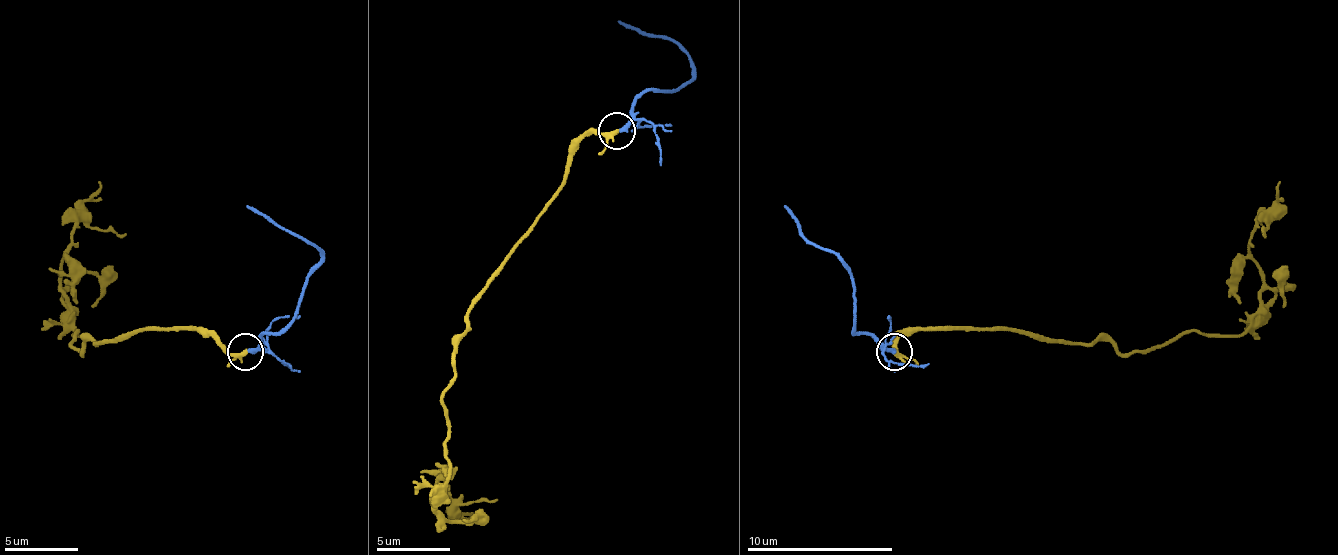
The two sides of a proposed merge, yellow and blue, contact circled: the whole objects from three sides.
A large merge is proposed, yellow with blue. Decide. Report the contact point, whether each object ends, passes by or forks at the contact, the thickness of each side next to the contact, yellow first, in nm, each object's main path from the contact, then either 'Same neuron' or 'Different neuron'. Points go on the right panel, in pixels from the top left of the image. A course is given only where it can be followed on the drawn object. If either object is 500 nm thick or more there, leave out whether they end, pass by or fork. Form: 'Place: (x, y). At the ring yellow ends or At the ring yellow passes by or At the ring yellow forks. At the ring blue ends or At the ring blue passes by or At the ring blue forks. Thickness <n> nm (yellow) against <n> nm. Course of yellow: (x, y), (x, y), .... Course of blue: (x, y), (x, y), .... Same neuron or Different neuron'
Place: (894, 352). At the ring yellow passes by. At the ring blue ends. Thickness 280 nm (yellow) against 280 nm. Course of yellow: (893, 351), (908, 332), (959, 329), (1106, 340), (1121, 354), (1238, 336), (1260, 303), (1249, 233), (1279, 182). Course of blue: (893, 351), (853, 329), (853, 277), (842, 259), (823, 252), (805, 237), (801, 226), (783, 204). Different neuron

